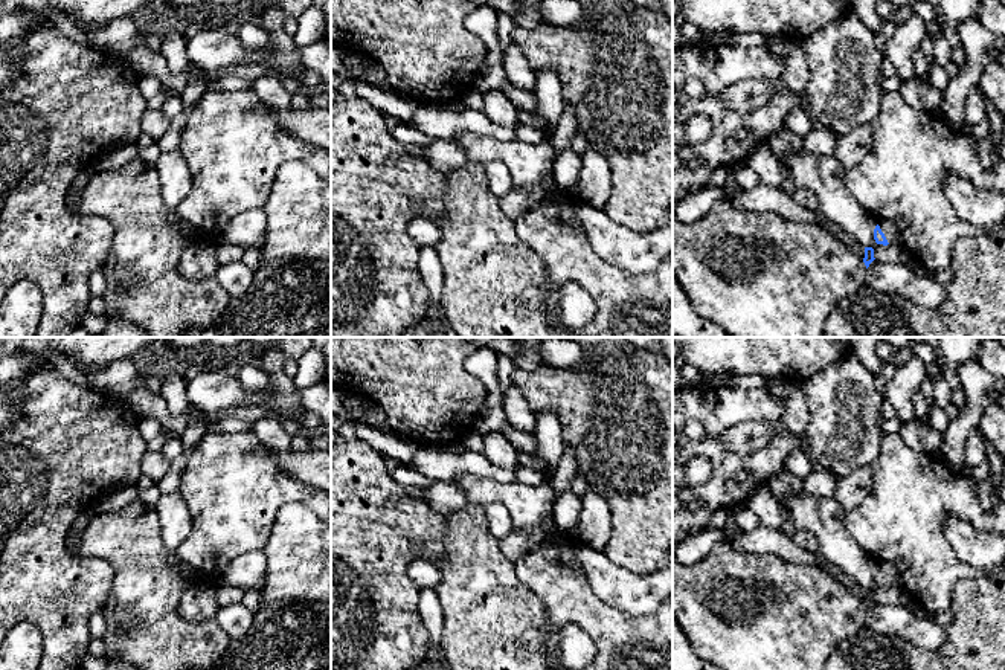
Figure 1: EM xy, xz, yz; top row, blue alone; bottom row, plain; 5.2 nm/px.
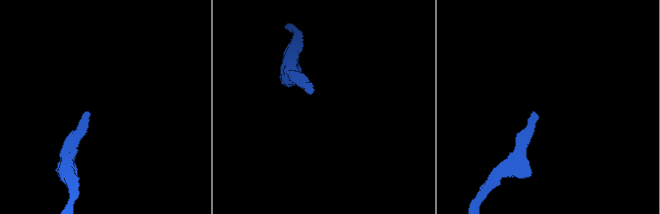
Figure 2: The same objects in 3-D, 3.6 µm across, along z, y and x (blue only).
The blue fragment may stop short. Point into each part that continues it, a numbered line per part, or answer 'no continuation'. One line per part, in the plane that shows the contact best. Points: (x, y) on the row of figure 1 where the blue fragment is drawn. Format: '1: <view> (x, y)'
1: yz (888, 228)

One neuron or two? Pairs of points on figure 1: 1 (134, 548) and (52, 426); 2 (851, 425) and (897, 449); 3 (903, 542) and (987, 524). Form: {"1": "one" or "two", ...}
{"1": "two", "2": "two", "3": "one"}

